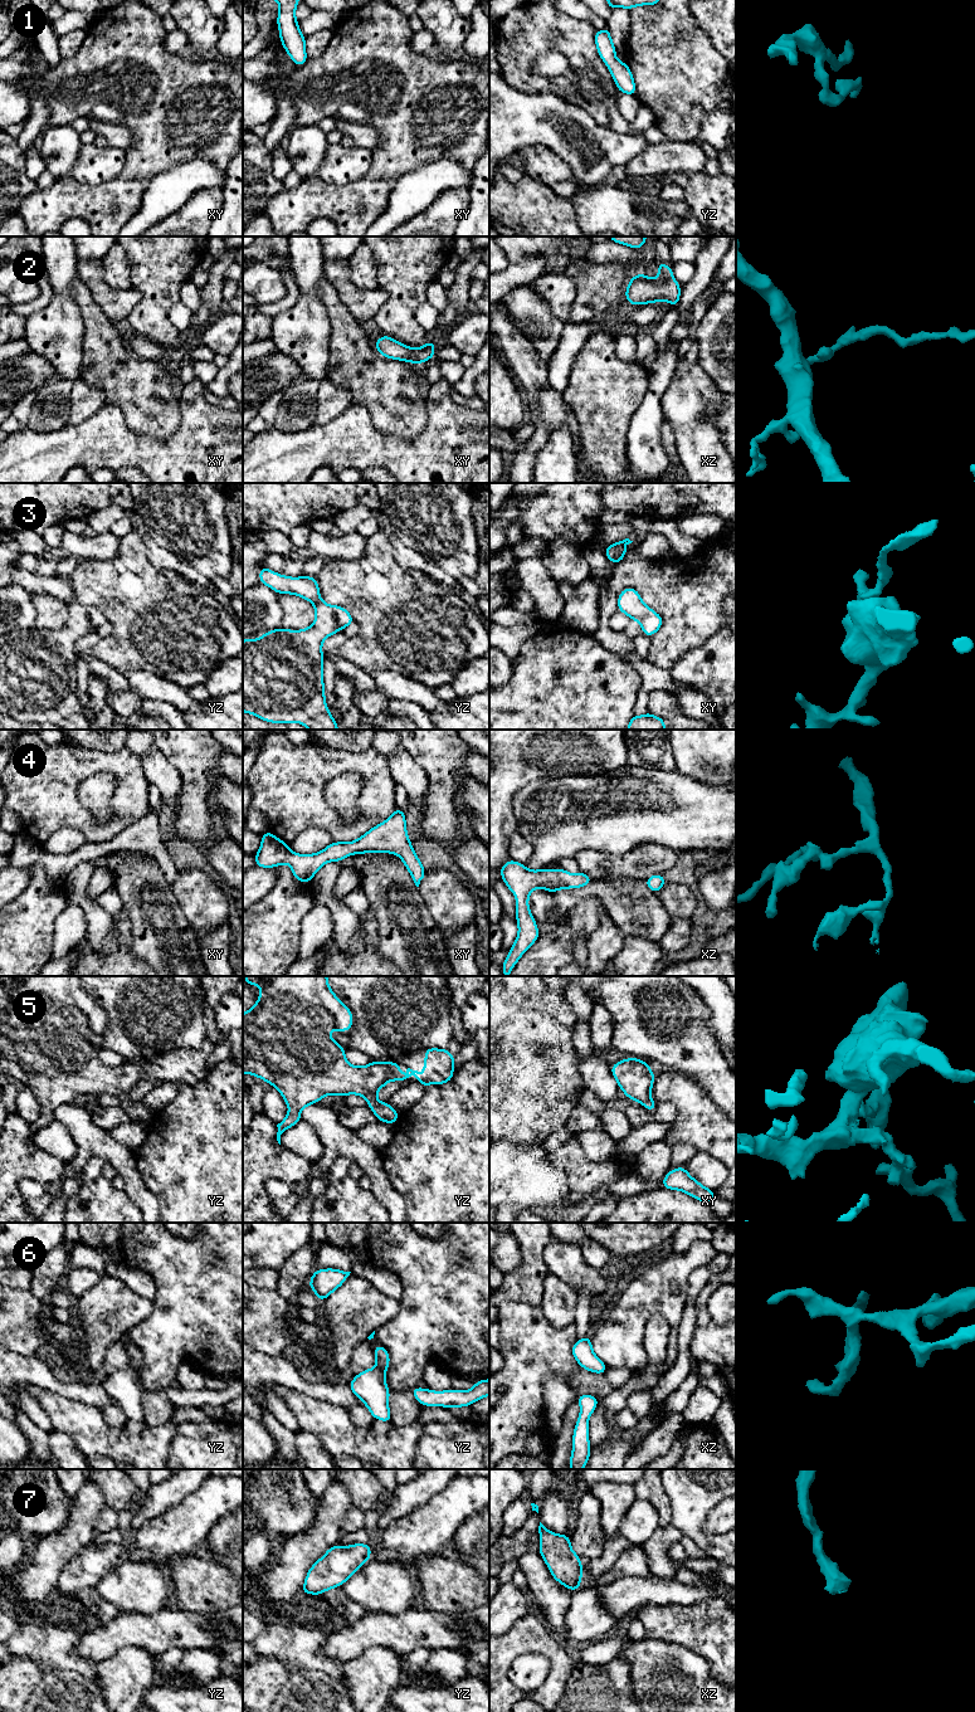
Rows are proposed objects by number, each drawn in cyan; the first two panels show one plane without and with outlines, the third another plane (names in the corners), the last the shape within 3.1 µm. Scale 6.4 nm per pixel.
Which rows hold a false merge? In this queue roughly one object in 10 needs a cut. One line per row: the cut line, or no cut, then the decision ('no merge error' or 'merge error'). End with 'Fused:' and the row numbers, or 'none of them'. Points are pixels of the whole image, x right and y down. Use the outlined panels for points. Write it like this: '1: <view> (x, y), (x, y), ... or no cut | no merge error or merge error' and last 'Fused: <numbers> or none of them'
1: no cut | no merge error
2: no cut | no merge error
3: no cut | no merge error
4: no cut | no merge error
5: no cut | no merge error
6: no cut | no merge error
7: no cut | no merge error
Fused: none of them

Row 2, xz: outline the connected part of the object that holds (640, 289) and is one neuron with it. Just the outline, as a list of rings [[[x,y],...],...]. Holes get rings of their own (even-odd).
[[[660,262],[655,265],[659,272],[657,279],[638,273],[629,281],[625,301],[633,306],[666,301],[677,307],[681,297],[681,286],[674,279],[672,268],[667,263]]]

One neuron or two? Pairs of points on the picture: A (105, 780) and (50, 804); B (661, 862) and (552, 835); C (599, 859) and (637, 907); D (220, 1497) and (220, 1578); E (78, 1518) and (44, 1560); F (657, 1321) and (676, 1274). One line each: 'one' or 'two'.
A: two
B: two
C: two
D: two
E: one
F: two

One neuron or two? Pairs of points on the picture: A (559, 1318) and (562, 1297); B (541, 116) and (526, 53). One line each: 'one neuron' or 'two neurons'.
A: one neuron
B: two neurons

